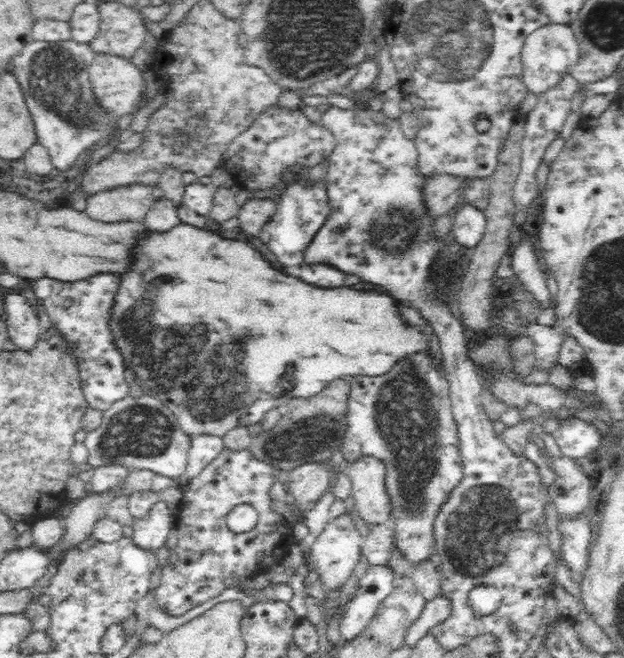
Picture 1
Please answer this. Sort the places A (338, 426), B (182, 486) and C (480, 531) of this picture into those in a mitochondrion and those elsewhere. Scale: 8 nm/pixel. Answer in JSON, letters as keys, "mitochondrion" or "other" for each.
{"A":"mitochondrion","B":"other","C":"mitochondrion"}

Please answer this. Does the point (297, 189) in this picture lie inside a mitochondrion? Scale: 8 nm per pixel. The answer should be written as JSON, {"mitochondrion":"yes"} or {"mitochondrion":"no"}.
{"mitochondrion":"yes"}

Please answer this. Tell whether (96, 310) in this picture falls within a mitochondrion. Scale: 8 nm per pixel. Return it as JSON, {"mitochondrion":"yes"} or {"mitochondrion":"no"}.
{"mitochondrion":"yes"}

